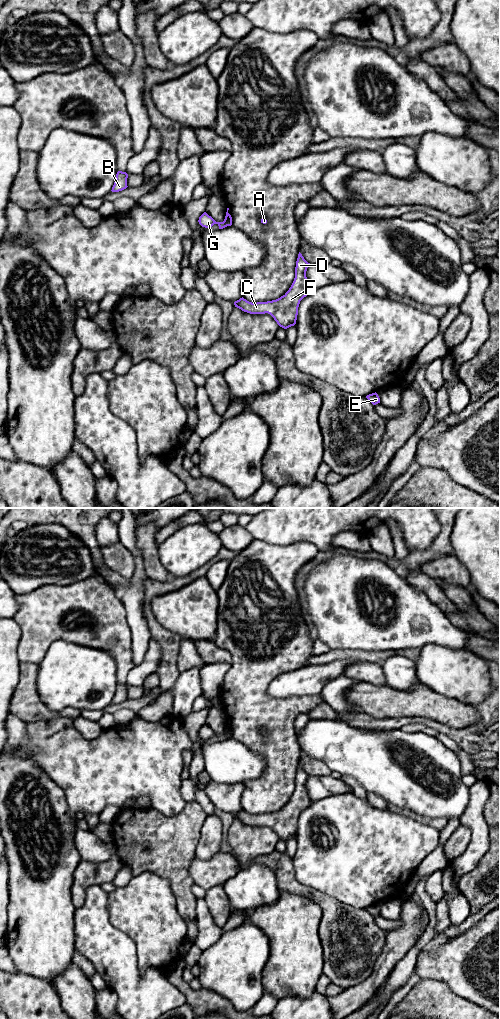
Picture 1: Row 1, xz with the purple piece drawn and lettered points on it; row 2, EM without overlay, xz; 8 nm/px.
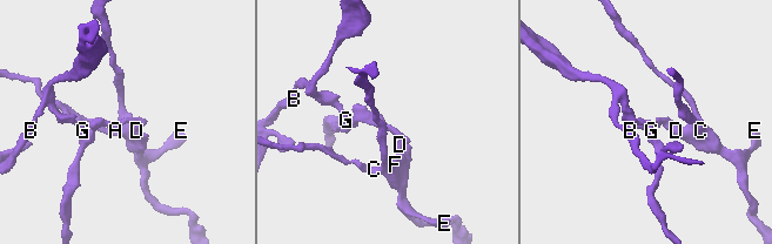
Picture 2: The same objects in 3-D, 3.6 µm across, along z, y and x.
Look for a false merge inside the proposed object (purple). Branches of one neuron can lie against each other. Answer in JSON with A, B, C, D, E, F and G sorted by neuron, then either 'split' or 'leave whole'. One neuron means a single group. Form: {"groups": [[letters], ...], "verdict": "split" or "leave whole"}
{"groups": [["A", "C", "D", "E", "F"], ["B", "G"]], "verdict": "split"}

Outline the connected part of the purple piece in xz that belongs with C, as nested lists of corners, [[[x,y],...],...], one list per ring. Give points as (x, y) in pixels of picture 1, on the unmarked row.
[[[299,764],[295,790],[289,802],[280,810],[267,814],[252,815],[243,809],[234,814],[235,819],[250,826],[270,826],[277,836],[287,841],[296,836],[300,813],[313,802],[307,792],[308,775]]]

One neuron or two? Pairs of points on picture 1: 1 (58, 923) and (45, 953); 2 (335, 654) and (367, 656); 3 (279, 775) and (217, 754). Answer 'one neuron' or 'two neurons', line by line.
1: one neuron
2: one neuron
3: two neurons

